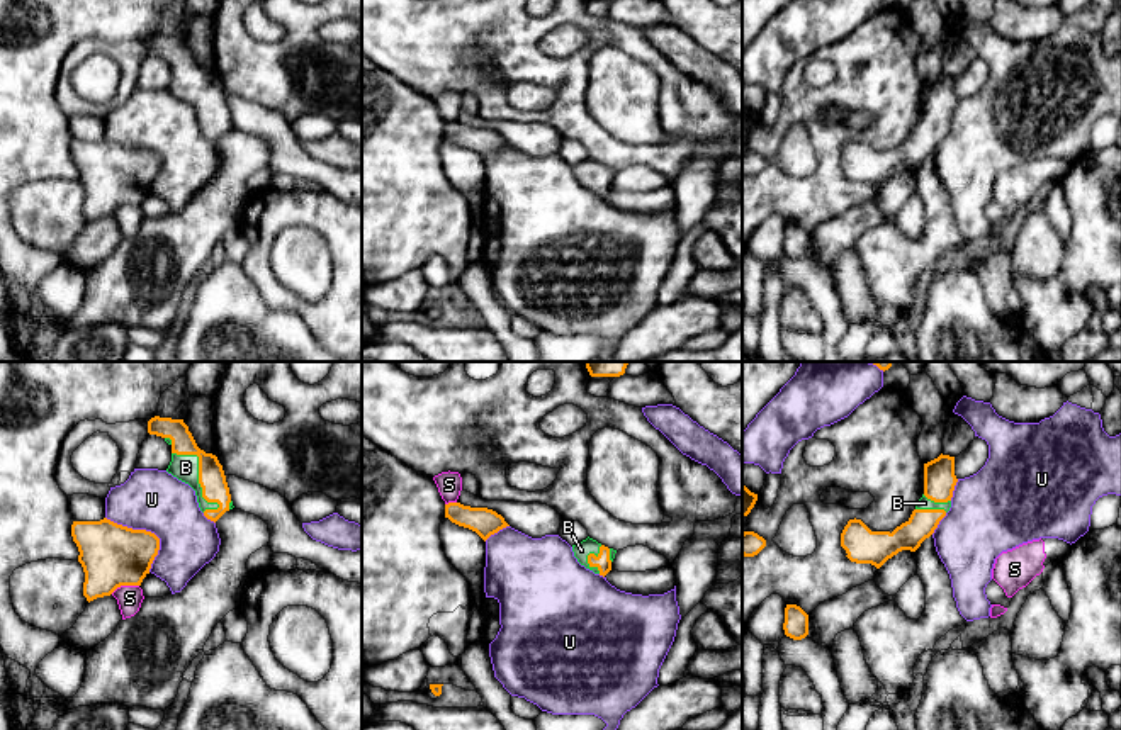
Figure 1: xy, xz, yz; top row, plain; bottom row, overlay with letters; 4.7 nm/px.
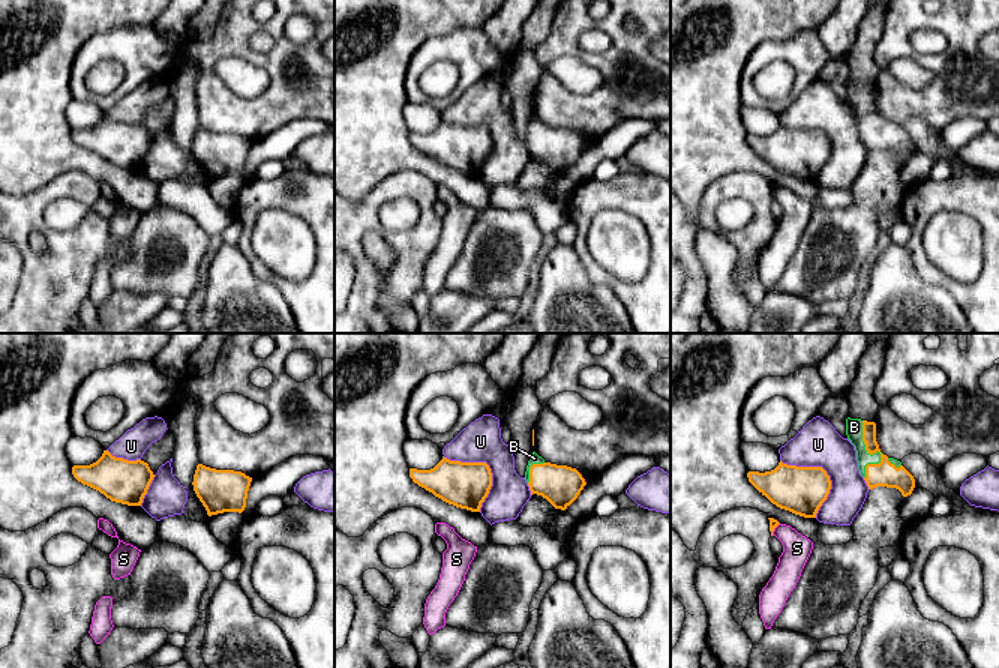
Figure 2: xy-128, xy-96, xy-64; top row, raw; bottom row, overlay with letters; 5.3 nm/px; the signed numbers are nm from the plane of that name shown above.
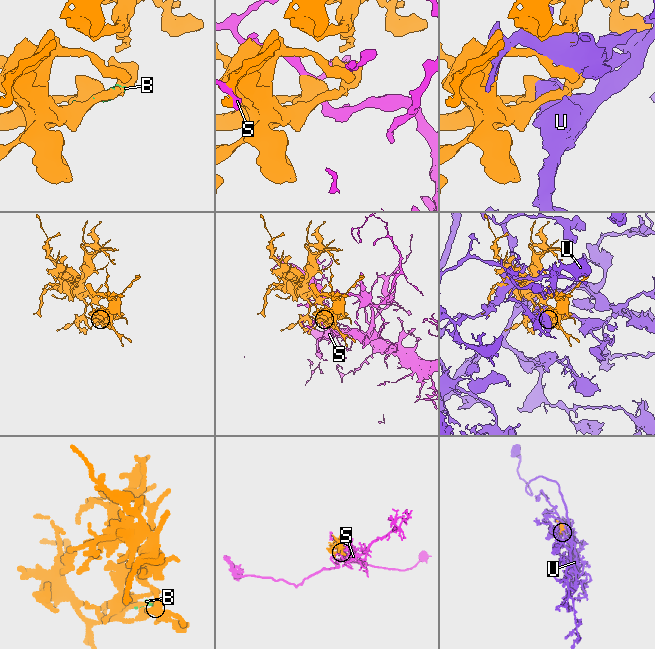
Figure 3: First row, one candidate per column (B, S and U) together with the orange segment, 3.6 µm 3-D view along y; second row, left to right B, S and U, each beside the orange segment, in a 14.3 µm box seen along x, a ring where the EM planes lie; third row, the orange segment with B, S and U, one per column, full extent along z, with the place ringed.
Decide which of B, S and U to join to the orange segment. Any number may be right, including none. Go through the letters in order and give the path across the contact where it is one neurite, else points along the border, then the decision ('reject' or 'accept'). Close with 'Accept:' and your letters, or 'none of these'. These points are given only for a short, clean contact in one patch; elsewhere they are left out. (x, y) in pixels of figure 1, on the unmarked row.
B: accept
S: reject
U: reject
Accept: B

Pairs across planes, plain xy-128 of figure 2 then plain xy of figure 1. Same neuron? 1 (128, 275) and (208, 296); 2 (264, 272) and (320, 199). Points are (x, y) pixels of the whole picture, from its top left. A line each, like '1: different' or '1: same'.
1: different
2: same

